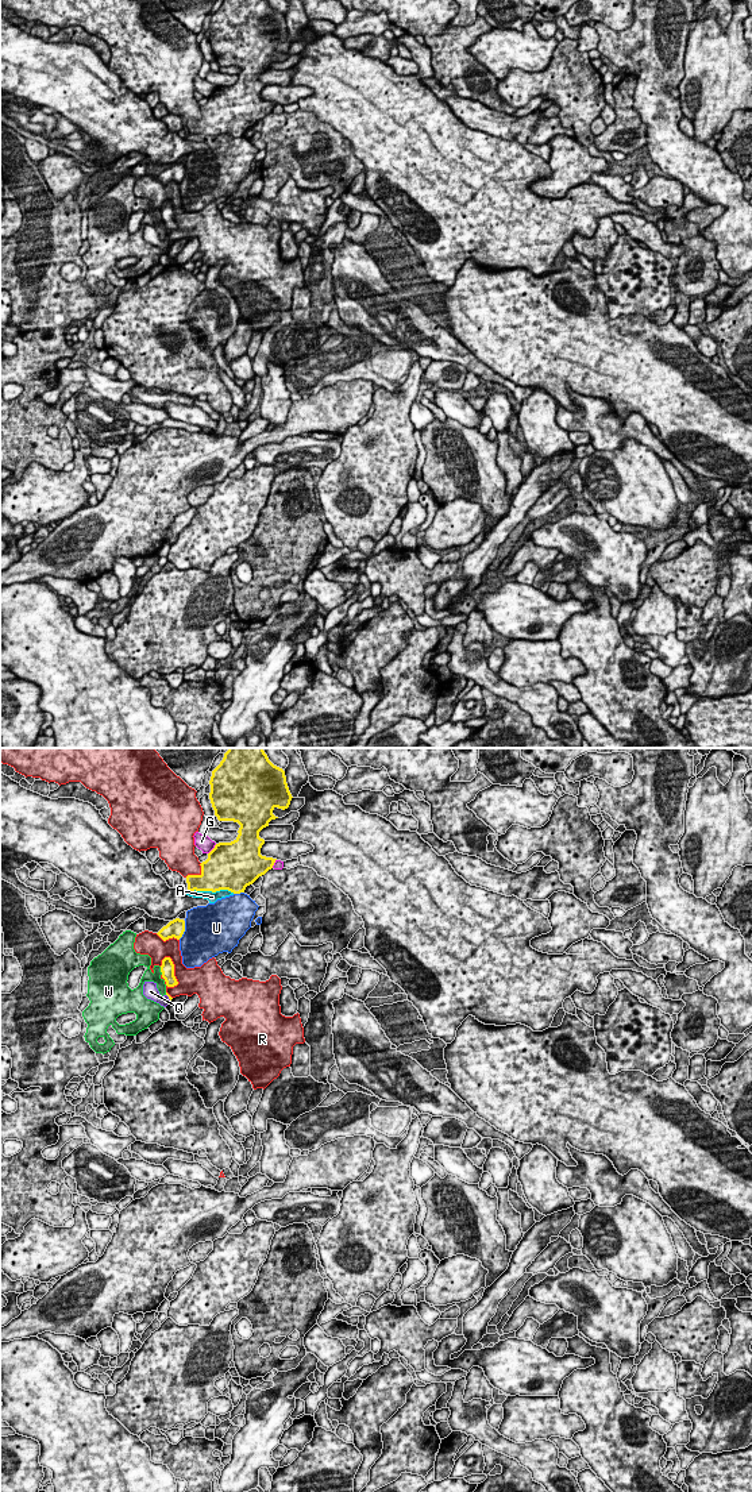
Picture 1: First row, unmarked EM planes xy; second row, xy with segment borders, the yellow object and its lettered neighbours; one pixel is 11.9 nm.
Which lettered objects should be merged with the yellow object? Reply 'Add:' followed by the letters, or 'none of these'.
Add: Q

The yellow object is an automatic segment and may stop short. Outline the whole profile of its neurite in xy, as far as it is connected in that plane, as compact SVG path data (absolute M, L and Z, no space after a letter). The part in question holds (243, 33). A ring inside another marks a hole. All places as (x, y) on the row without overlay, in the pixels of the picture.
M224 0L212 15L209 43L219 65L234 65L240 69L238 81L231 86L219 86L203 105L200 119L188 119L188 135L244 136L259 120L273 112L277 103L261 99L265 84L259 76L275 63L273 54L288 53L292 45L285 15L274 9L267 0Z

